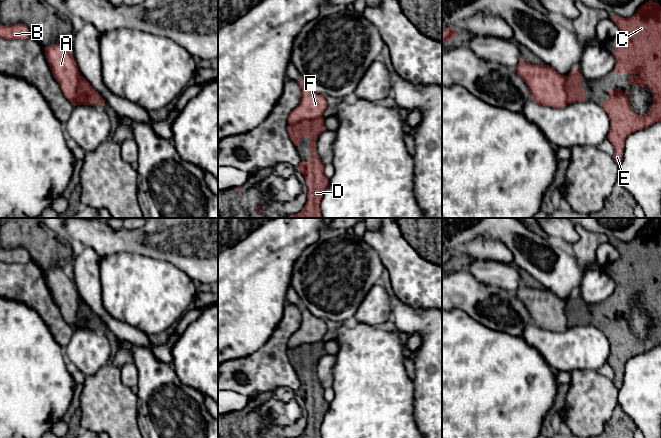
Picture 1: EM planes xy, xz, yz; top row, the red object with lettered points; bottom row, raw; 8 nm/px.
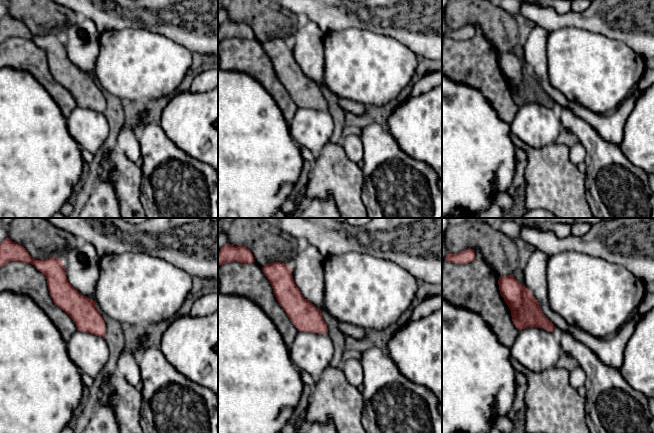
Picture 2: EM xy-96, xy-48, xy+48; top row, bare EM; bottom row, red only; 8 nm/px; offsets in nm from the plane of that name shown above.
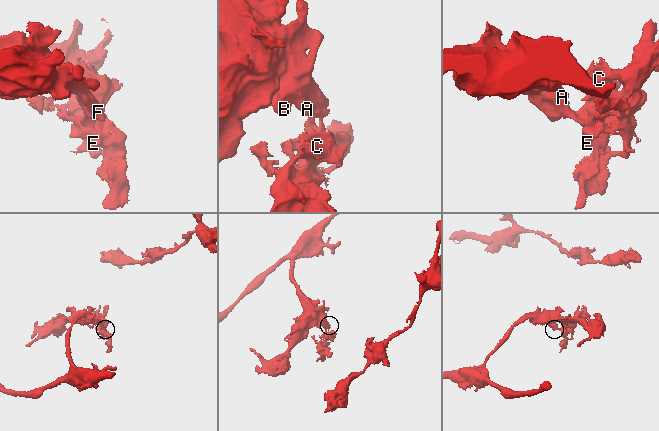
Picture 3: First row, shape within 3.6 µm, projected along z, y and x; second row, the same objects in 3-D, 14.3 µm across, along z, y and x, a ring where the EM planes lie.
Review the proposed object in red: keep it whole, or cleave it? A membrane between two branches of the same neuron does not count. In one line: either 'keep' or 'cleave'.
cleave

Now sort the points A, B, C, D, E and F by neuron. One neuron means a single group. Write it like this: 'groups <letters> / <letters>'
groups A B F / C D E

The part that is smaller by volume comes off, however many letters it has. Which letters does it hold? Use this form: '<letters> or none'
C, D, E

